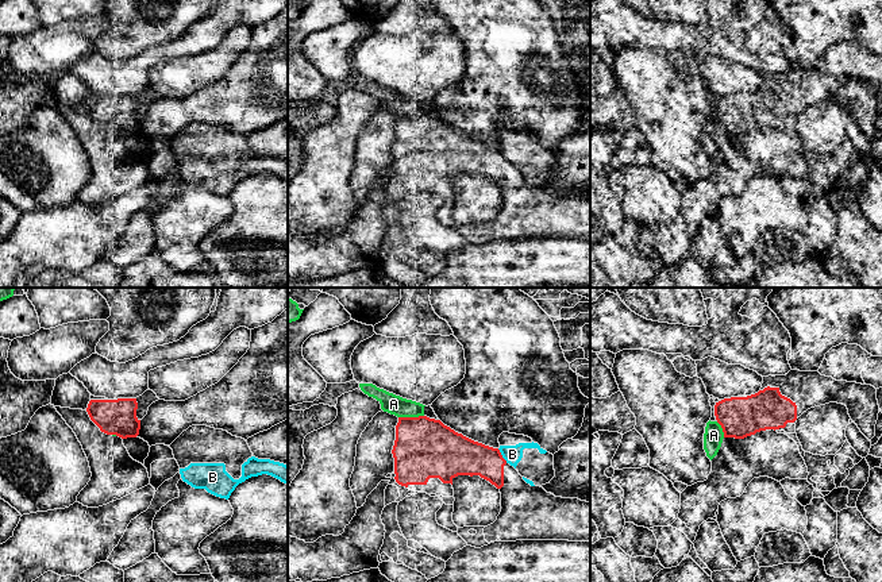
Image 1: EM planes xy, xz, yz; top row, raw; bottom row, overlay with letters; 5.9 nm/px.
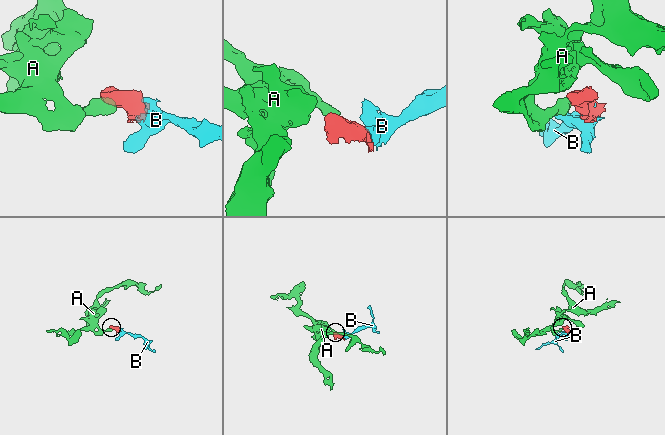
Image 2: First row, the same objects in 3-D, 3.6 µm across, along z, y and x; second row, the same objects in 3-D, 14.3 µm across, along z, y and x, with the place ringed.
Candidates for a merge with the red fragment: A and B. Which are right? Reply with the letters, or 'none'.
none

